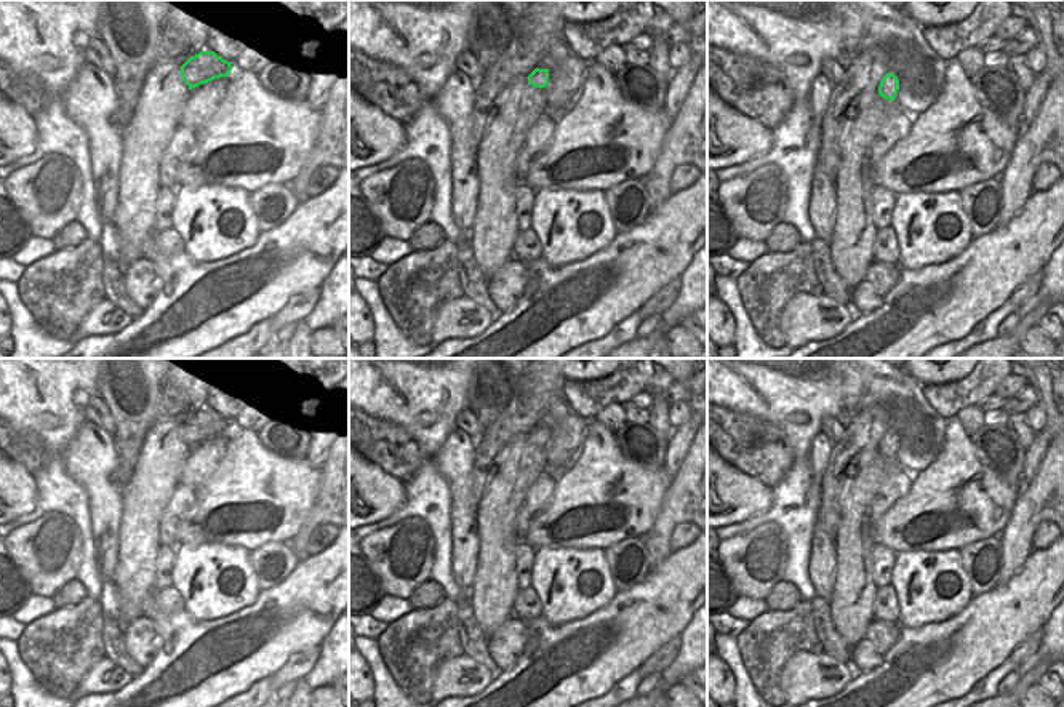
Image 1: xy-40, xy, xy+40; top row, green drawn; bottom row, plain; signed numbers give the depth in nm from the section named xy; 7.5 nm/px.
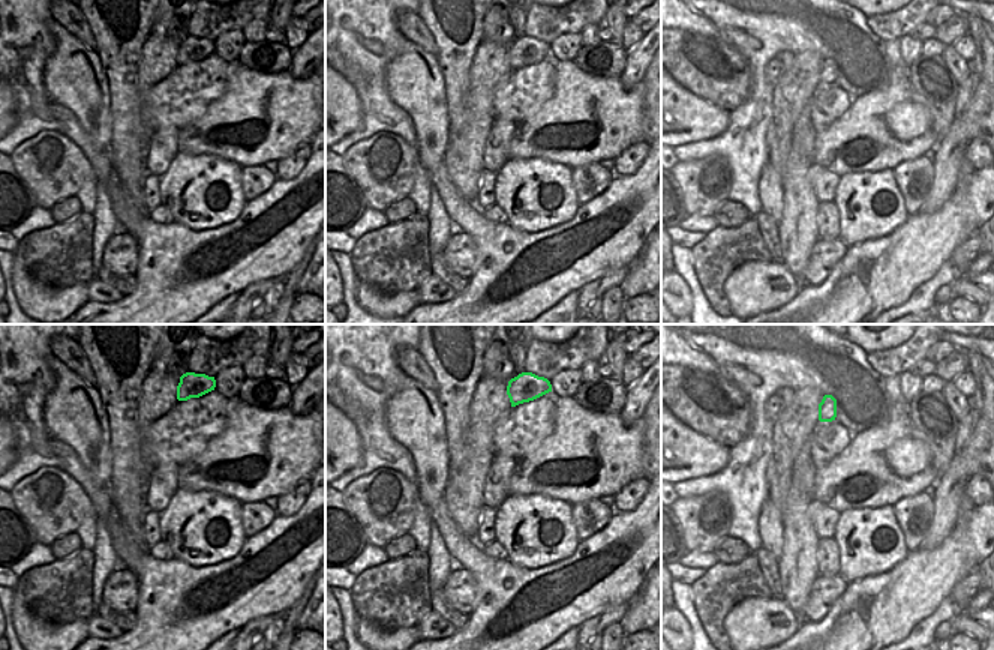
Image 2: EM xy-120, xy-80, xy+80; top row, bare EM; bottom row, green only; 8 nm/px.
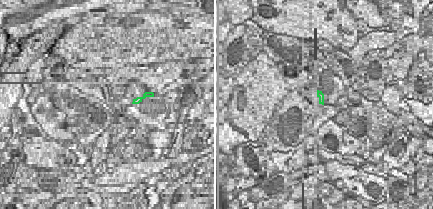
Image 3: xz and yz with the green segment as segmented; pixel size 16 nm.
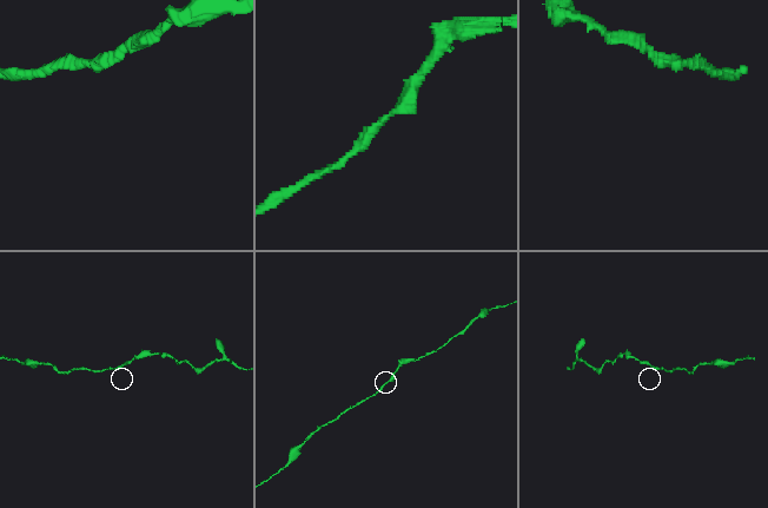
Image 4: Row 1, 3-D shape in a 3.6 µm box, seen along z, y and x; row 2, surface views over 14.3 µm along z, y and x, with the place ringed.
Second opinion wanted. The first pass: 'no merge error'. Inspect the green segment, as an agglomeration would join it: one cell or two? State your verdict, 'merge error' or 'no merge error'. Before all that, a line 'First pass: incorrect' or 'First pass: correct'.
First pass: correct
no merge error

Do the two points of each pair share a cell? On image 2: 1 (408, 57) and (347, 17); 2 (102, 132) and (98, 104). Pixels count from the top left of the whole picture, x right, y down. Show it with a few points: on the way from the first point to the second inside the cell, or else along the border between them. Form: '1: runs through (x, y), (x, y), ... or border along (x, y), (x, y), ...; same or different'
1: border along (405, 39), (387, 66), (384, 84); different
2: runs through (98, 125), (98, 111); same

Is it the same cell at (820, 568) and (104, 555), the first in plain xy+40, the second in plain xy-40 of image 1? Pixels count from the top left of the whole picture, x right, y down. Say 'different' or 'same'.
same

